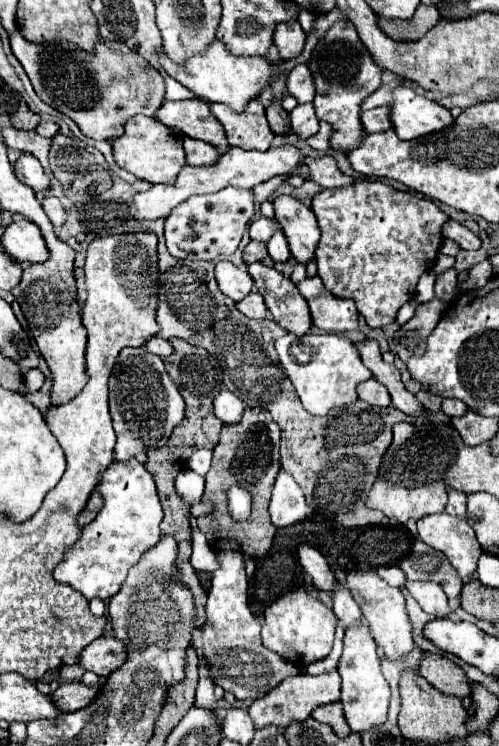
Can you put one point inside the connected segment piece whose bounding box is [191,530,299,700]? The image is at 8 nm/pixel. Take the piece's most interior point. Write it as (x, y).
(231, 636)

